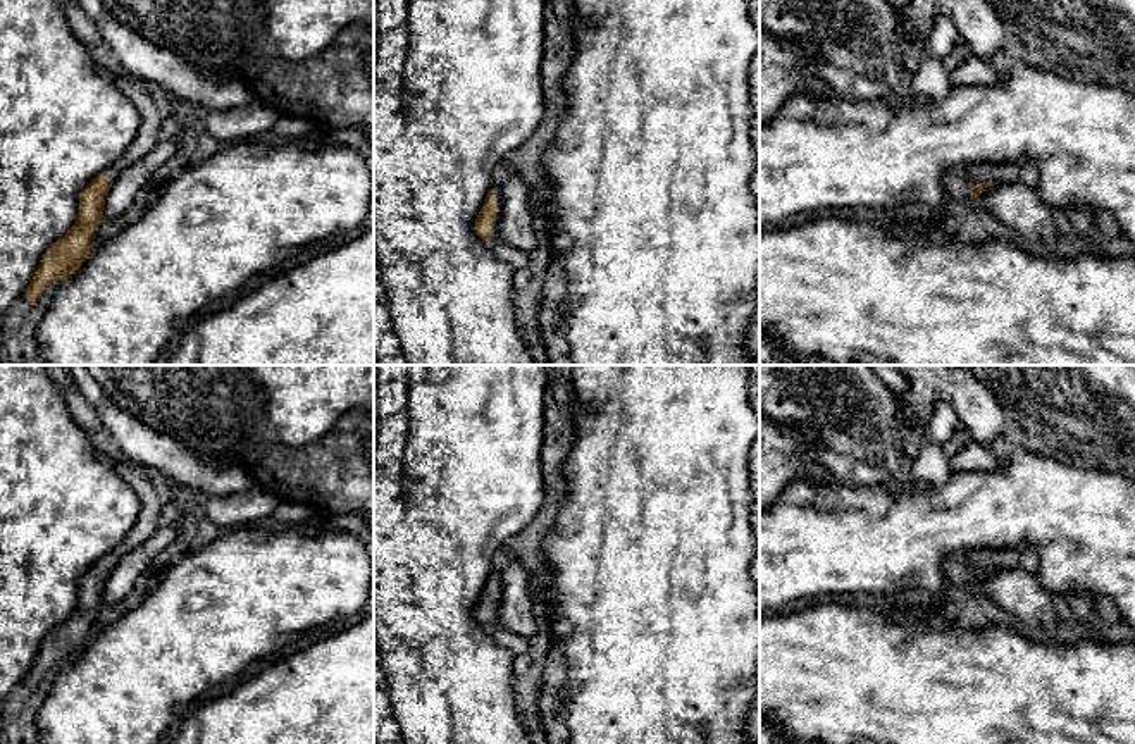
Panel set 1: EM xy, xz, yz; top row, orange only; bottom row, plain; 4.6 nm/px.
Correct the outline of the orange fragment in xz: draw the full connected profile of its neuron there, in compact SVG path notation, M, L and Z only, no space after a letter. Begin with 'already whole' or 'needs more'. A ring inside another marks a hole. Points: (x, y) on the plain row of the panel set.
needs more; M493 572L487 577L484 591L475 604L475 620L479 620L487 629L494 627L499 620L501 592L501 574Z

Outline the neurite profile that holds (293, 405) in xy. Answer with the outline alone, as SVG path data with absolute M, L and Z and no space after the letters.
M88 365L117 406L200 455L238 462L264 444L305 446L351 408L374 410L374 365Z

